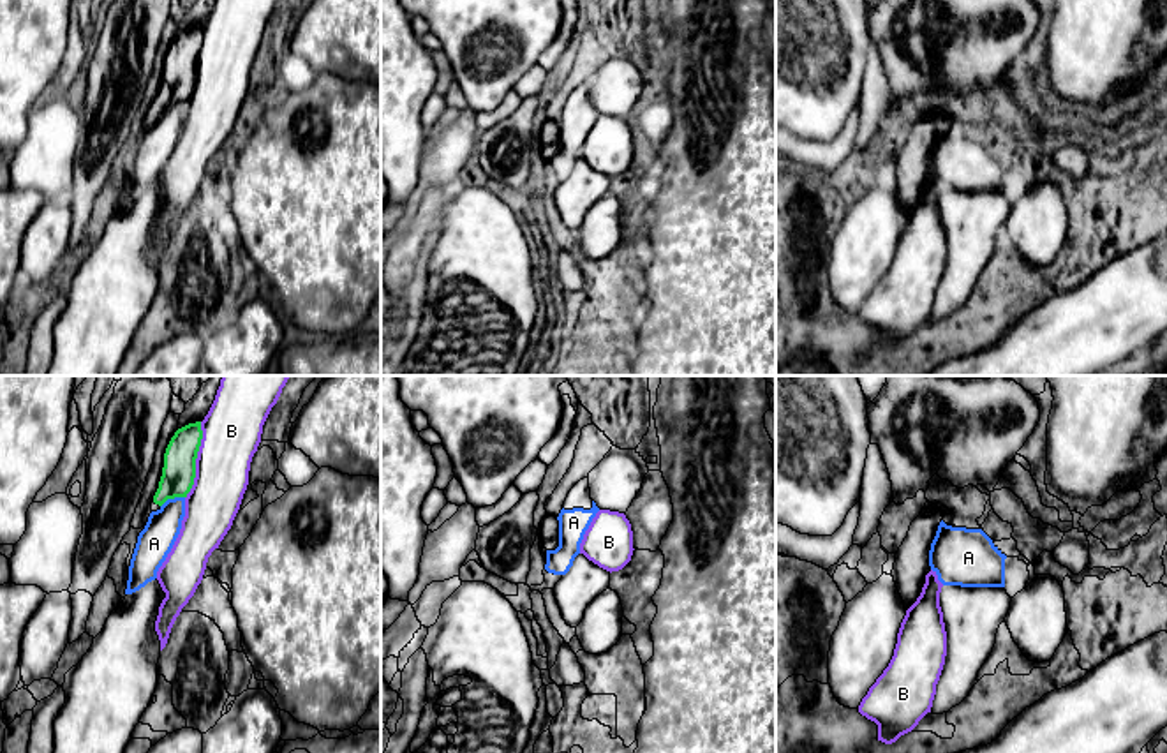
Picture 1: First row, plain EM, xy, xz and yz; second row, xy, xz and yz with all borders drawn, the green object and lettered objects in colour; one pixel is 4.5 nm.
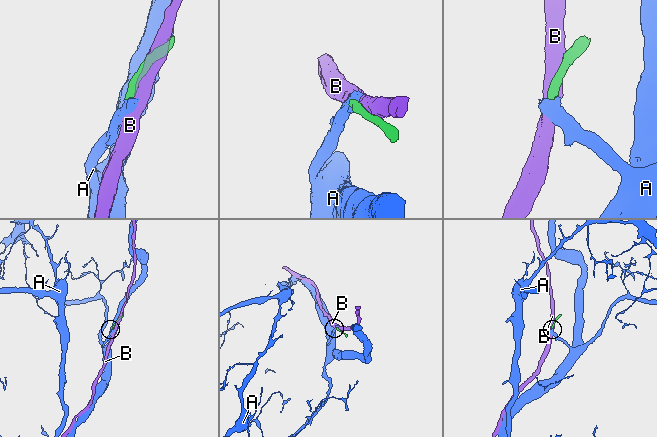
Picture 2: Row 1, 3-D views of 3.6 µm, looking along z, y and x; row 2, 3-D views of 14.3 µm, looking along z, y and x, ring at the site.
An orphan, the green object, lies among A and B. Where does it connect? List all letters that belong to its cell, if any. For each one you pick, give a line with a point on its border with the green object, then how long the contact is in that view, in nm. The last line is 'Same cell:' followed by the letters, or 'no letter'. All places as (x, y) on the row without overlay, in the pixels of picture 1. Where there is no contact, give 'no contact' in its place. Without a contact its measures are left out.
Same cell: no letter

